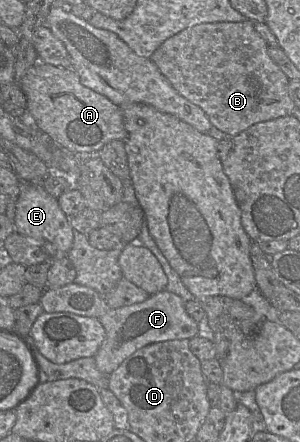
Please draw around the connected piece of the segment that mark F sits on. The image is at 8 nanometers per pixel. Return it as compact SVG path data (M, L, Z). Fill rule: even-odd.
M163 290L141 303L110 309L99 318L105 329L105 339L94 355L98 370L110 375L126 358L144 346L169 340L191 339L198 335L198 322L187 314L184 305L185 302L178 295Z

